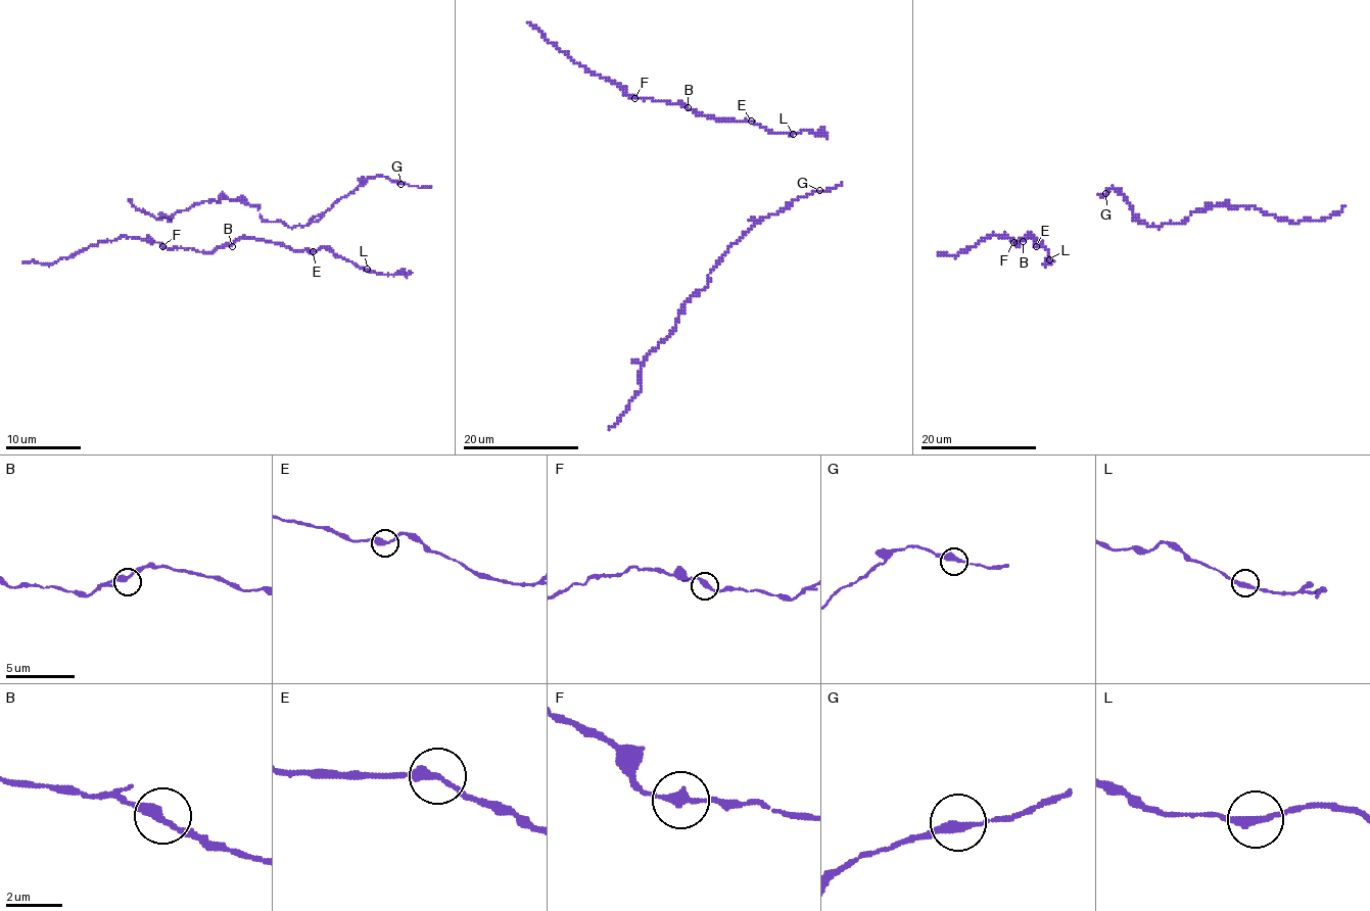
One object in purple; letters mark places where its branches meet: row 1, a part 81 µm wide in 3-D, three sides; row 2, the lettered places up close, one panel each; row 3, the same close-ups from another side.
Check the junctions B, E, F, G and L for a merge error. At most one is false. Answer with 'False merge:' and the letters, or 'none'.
False merge: none

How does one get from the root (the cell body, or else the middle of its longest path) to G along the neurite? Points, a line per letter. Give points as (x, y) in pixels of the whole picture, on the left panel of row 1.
G: (425, 188), (400, 184)

